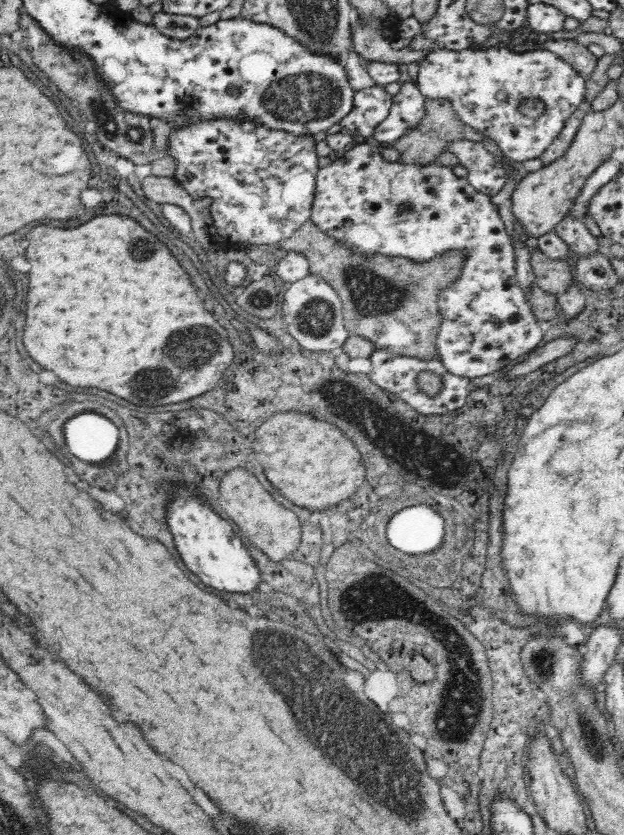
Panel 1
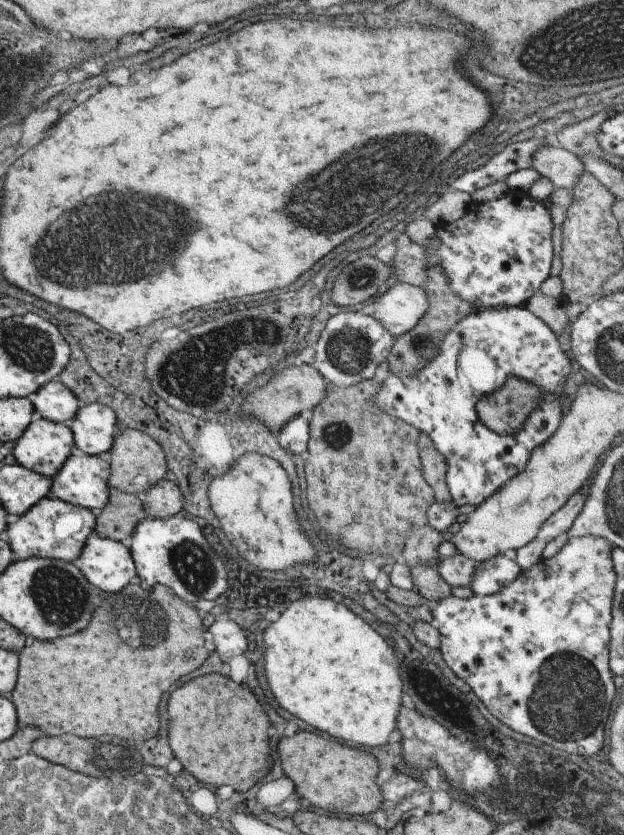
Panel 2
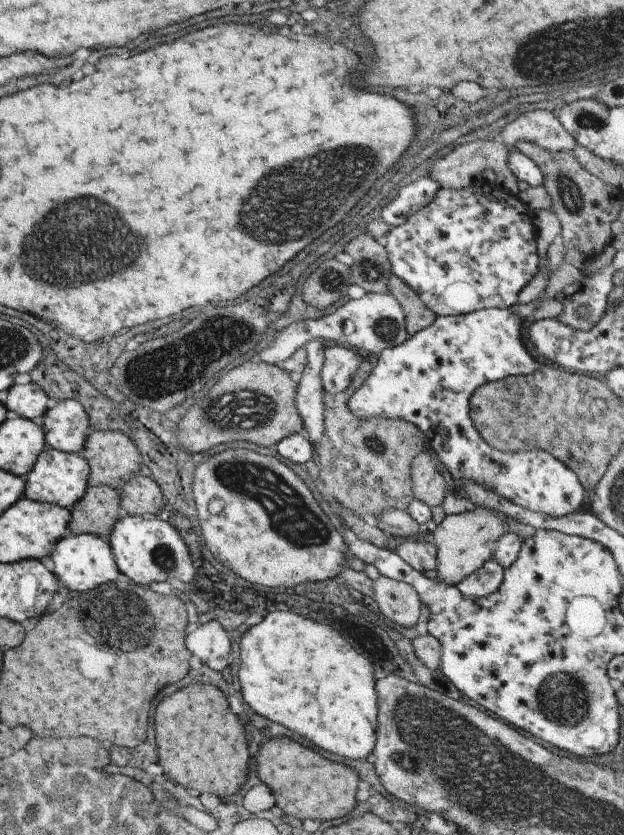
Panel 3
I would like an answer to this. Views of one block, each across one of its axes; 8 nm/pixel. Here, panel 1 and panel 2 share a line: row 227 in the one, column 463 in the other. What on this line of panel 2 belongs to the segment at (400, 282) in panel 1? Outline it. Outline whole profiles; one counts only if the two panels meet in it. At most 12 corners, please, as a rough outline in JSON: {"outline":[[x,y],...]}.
{"outline":[[436,267],[427,269],[427,310],[394,338],[387,364],[399,378],[421,372],[443,336],[478,310]]}

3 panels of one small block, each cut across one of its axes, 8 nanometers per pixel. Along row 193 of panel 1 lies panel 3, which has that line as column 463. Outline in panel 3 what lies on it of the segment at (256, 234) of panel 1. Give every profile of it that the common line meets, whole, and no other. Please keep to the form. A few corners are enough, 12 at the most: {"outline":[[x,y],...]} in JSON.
{"outline":[[480,180],[390,227],[391,275],[437,317],[509,308],[533,211]]}

